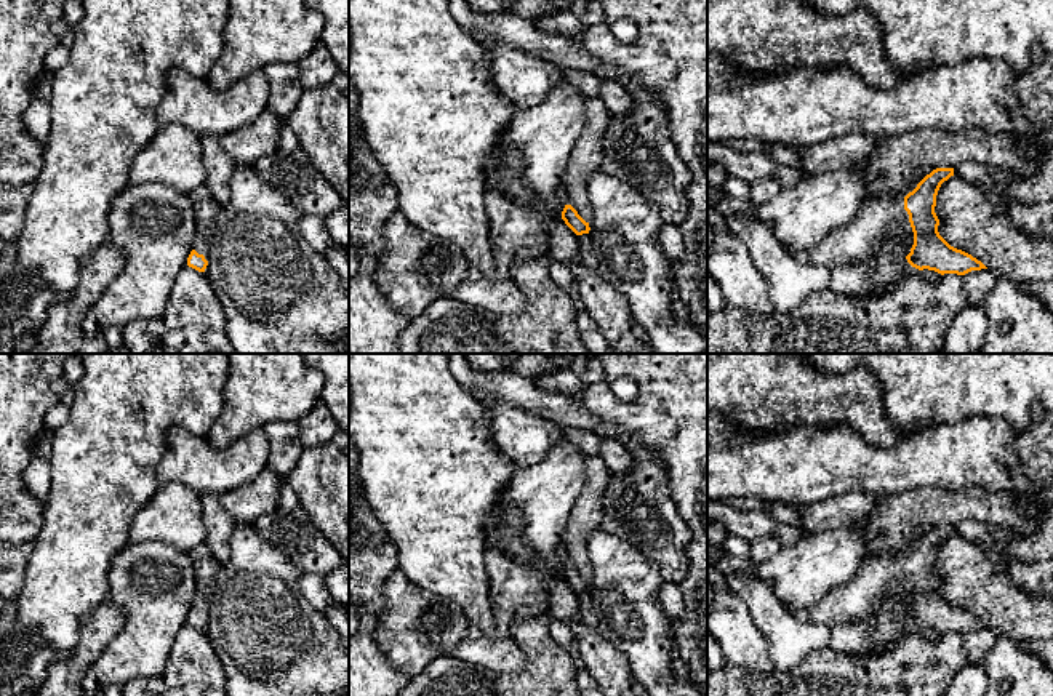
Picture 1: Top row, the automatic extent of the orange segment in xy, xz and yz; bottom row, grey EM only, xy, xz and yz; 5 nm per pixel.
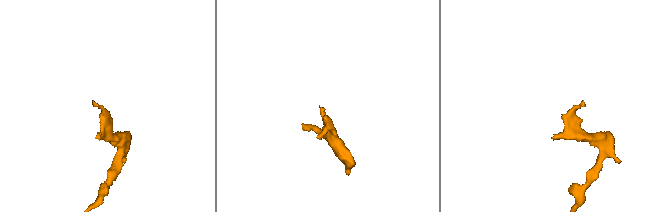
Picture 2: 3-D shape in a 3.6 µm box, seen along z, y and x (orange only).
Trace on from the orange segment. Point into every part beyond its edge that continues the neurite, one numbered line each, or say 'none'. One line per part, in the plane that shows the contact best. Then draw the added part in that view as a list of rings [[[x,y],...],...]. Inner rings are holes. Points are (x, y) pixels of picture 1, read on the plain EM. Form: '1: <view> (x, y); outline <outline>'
1: yz (879, 576); outline [[[904,552],[869,557],[847,584],[839,584],[797,618],[834,627],[875,613],[883,597],[911,586]]]

